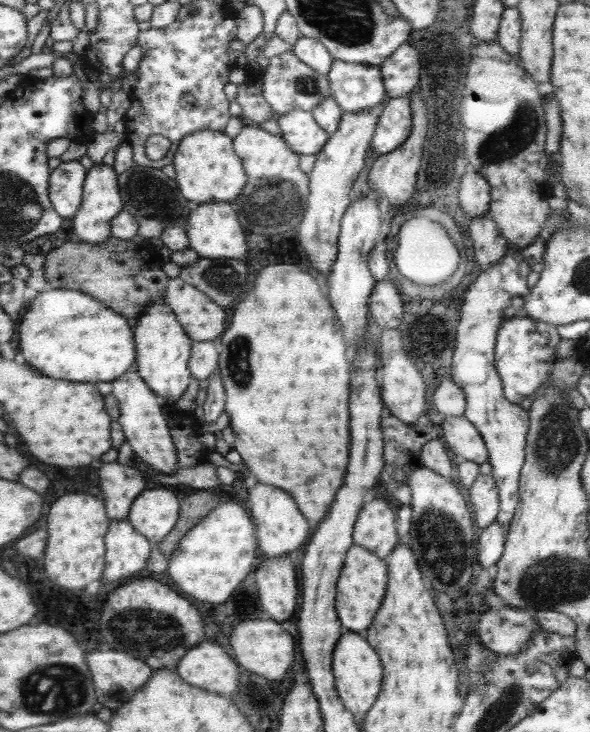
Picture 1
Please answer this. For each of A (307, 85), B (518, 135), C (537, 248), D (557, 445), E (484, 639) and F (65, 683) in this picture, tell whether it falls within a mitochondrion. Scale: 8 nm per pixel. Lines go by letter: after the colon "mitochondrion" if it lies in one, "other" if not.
A: mitochondrion
B: mitochondrion
C: other
D: mitochondrion
E: other
F: mitochondrion

